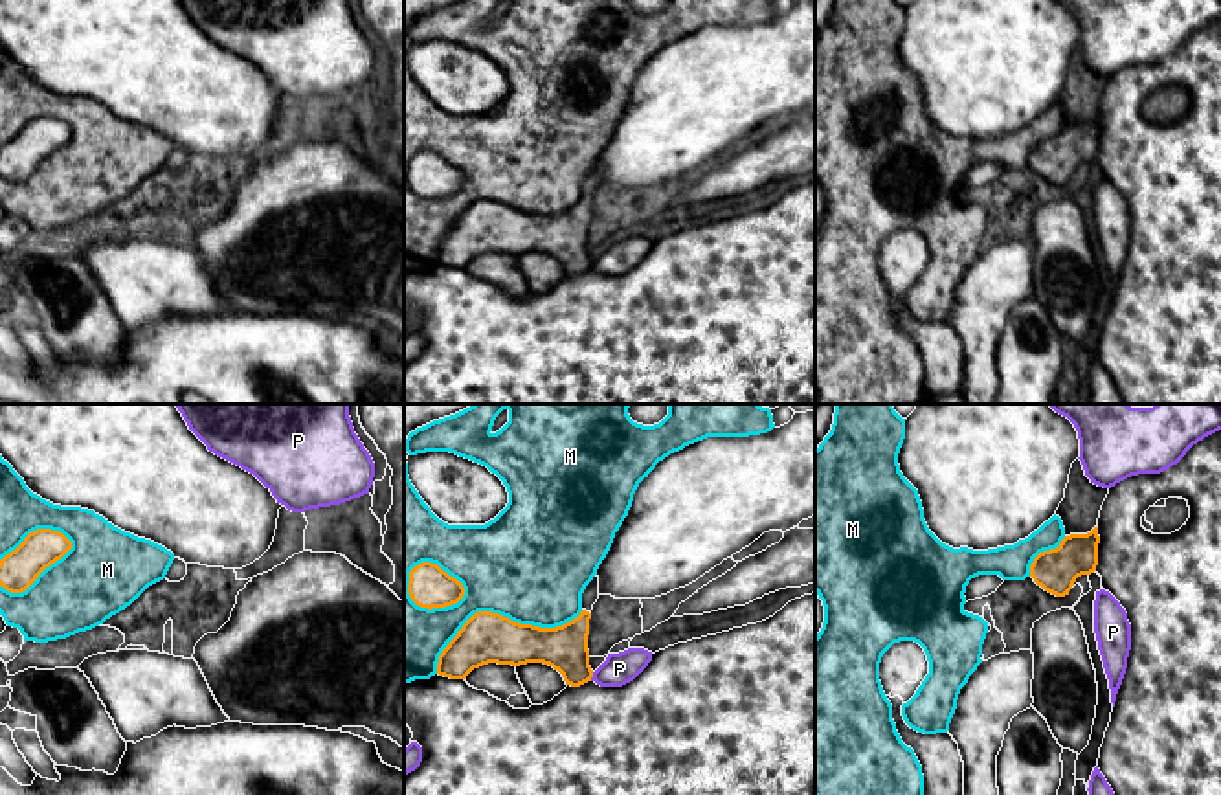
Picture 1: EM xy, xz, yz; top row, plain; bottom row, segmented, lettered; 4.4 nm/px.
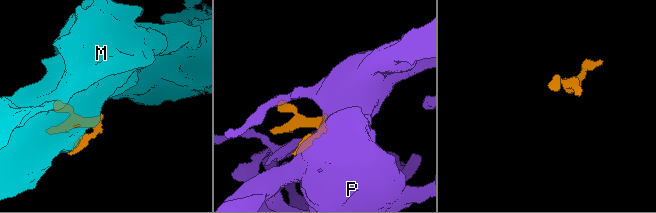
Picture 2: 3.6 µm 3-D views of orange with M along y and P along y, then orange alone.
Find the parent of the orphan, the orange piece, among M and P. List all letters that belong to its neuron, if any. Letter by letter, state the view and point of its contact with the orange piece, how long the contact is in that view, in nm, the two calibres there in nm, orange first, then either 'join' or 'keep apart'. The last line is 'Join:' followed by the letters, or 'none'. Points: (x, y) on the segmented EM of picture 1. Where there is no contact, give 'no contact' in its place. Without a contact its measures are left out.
M: xz (498, 614) | 700 nm | 220/500 nm | keep apart
P: xz (592, 676) | 40 nm | 200/140 nm | keep apart
Join: none

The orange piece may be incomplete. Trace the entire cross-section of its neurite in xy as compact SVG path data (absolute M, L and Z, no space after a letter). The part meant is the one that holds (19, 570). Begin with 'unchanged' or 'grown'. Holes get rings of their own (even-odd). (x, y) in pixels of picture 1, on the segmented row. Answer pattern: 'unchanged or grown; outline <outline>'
unchanged; outline M37 529L0 560L0 586L11 593L26 591L37 577L61 560L72 542L59 531Z

